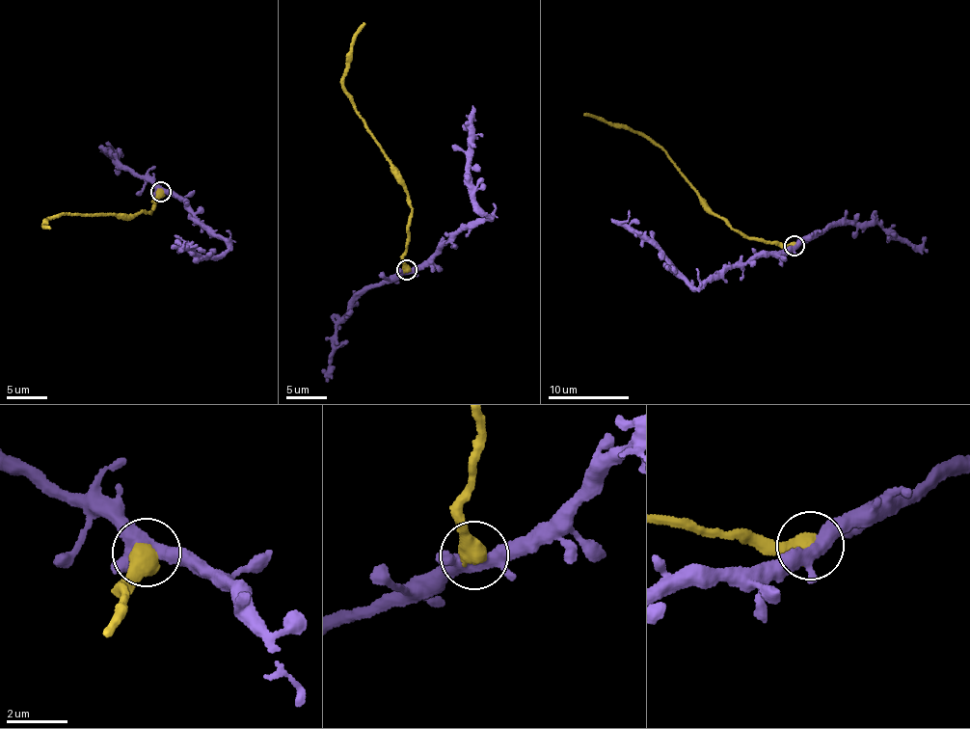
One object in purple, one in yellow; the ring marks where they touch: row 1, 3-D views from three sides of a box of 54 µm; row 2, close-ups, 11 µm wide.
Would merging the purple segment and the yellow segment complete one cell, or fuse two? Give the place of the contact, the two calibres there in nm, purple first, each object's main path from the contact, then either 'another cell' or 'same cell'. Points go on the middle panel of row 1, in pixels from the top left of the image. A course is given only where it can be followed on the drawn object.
(407, 269) | 360/650 nm | purple via (406, 270), (414, 271), (437, 247), (490, 217), (478, 205), (470, 173), (474, 118), (467, 115) | yellow via (406, 270), (404, 254), (411, 209), (402, 182), (343, 86), (352, 38), (363, 23) | another cell

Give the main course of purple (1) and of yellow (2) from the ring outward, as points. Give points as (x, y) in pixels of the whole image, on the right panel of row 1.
1: (794, 246), (793, 250), (760, 255), (715, 273), (698, 288), (687, 284), (666, 257), (623, 224), (629, 210)
2: (794, 246), (745, 236), (731, 229), (722, 218), (710, 214), (662, 148), (645, 137), (584, 113)

